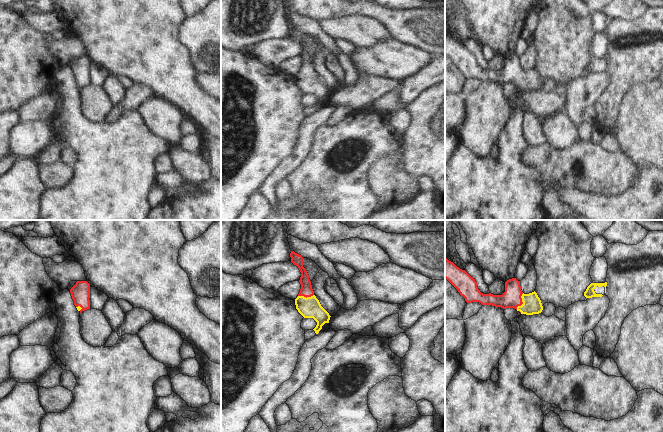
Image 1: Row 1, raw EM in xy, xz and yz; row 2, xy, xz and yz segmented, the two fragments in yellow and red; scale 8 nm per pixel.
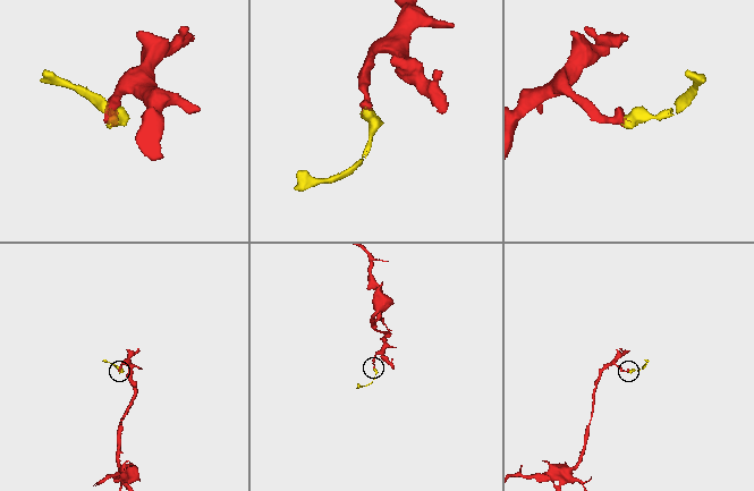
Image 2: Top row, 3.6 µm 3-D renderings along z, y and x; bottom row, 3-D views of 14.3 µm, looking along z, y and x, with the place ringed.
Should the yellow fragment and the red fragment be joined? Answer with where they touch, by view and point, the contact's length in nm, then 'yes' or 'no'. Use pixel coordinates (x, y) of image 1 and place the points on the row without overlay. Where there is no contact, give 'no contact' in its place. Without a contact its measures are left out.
contact yz (522, 77); length 150 nm; yes

